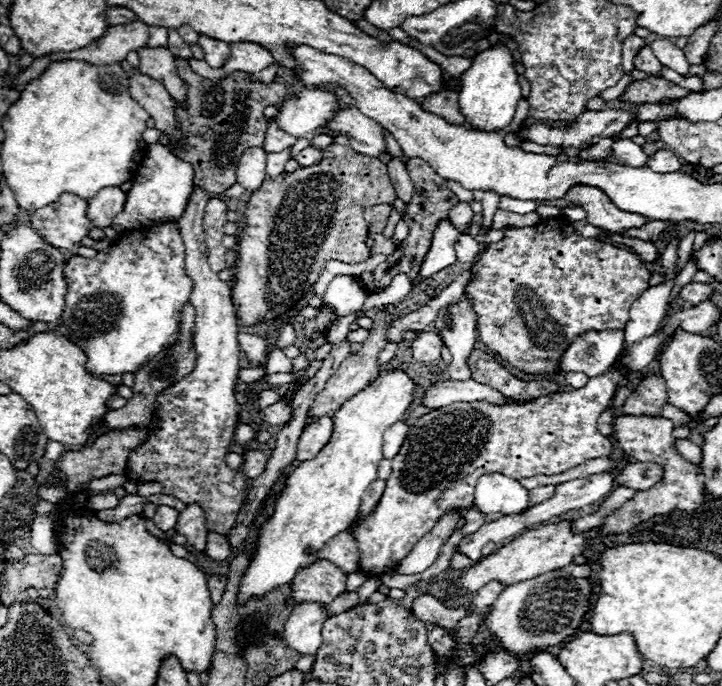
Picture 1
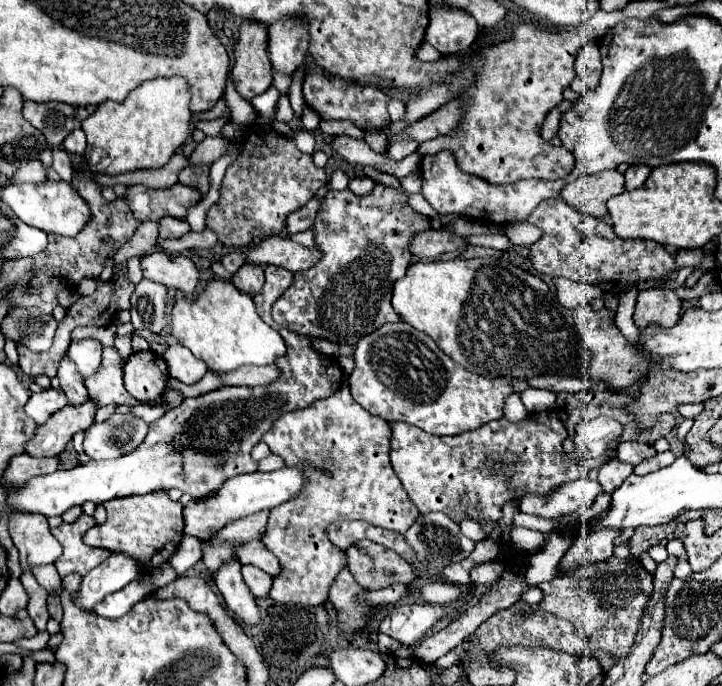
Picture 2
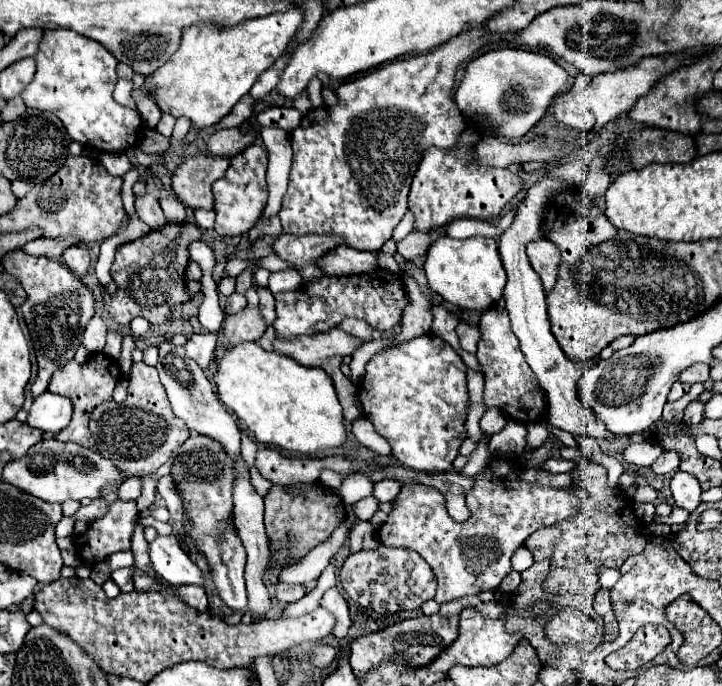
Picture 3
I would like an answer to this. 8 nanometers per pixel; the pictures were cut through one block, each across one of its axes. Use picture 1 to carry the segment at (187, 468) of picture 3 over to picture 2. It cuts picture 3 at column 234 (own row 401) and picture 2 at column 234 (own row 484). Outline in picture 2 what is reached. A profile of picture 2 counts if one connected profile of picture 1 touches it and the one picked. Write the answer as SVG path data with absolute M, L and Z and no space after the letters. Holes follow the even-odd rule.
M280 328L280 336L286 342L286 354L274 362L280 376L272 384L226 386L198 398L186 398L178 408L170 408L160 420L150 424L148 436L134 452L114 460L88 460L72 470L38 476L30 484L6 494L8 510L60 516L68 508L82 506L88 500L104 504L112 498L148 494L160 488L180 488L194 498L206 498L226 478L254 472L256 462L250 458L250 450L262 440L276 418L332 396L344 378L338 360L320 354L308 336L294 334L288 328Z

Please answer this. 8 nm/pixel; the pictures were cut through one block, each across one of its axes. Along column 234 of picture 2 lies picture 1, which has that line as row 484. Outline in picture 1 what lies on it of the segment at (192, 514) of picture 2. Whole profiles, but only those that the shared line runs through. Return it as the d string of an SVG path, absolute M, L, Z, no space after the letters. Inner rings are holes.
M498 472L482 474L474 490L474 506L484 514L518 514L528 508L528 490Z

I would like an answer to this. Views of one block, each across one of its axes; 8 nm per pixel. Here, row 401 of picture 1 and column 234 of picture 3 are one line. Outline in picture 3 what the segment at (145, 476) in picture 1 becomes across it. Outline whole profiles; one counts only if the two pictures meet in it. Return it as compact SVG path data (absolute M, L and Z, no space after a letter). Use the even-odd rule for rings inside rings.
M248 146L244 152L234 156L230 160L230 166L226 174L214 182L214 212L216 212L216 232L220 236L242 236L262 216L262 210L268 200L268 188L266 188L266 166L268 166L268 154L260 146Z

